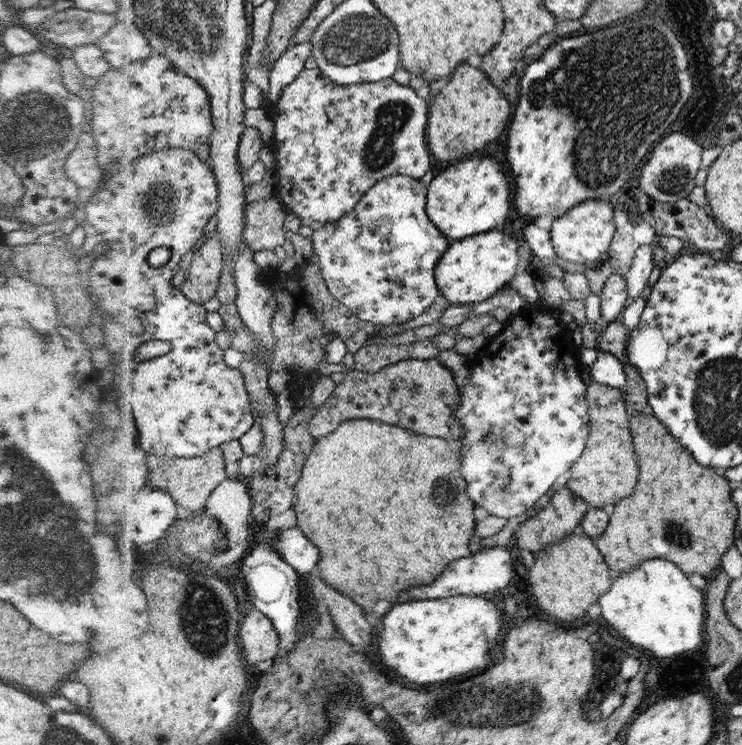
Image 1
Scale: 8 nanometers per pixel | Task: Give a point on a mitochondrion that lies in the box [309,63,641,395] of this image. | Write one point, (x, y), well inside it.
(378, 149)

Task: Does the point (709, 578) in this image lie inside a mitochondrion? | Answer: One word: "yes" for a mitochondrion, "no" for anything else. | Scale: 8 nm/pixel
no

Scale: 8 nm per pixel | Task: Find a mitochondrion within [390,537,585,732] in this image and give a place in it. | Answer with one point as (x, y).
(507, 705)

